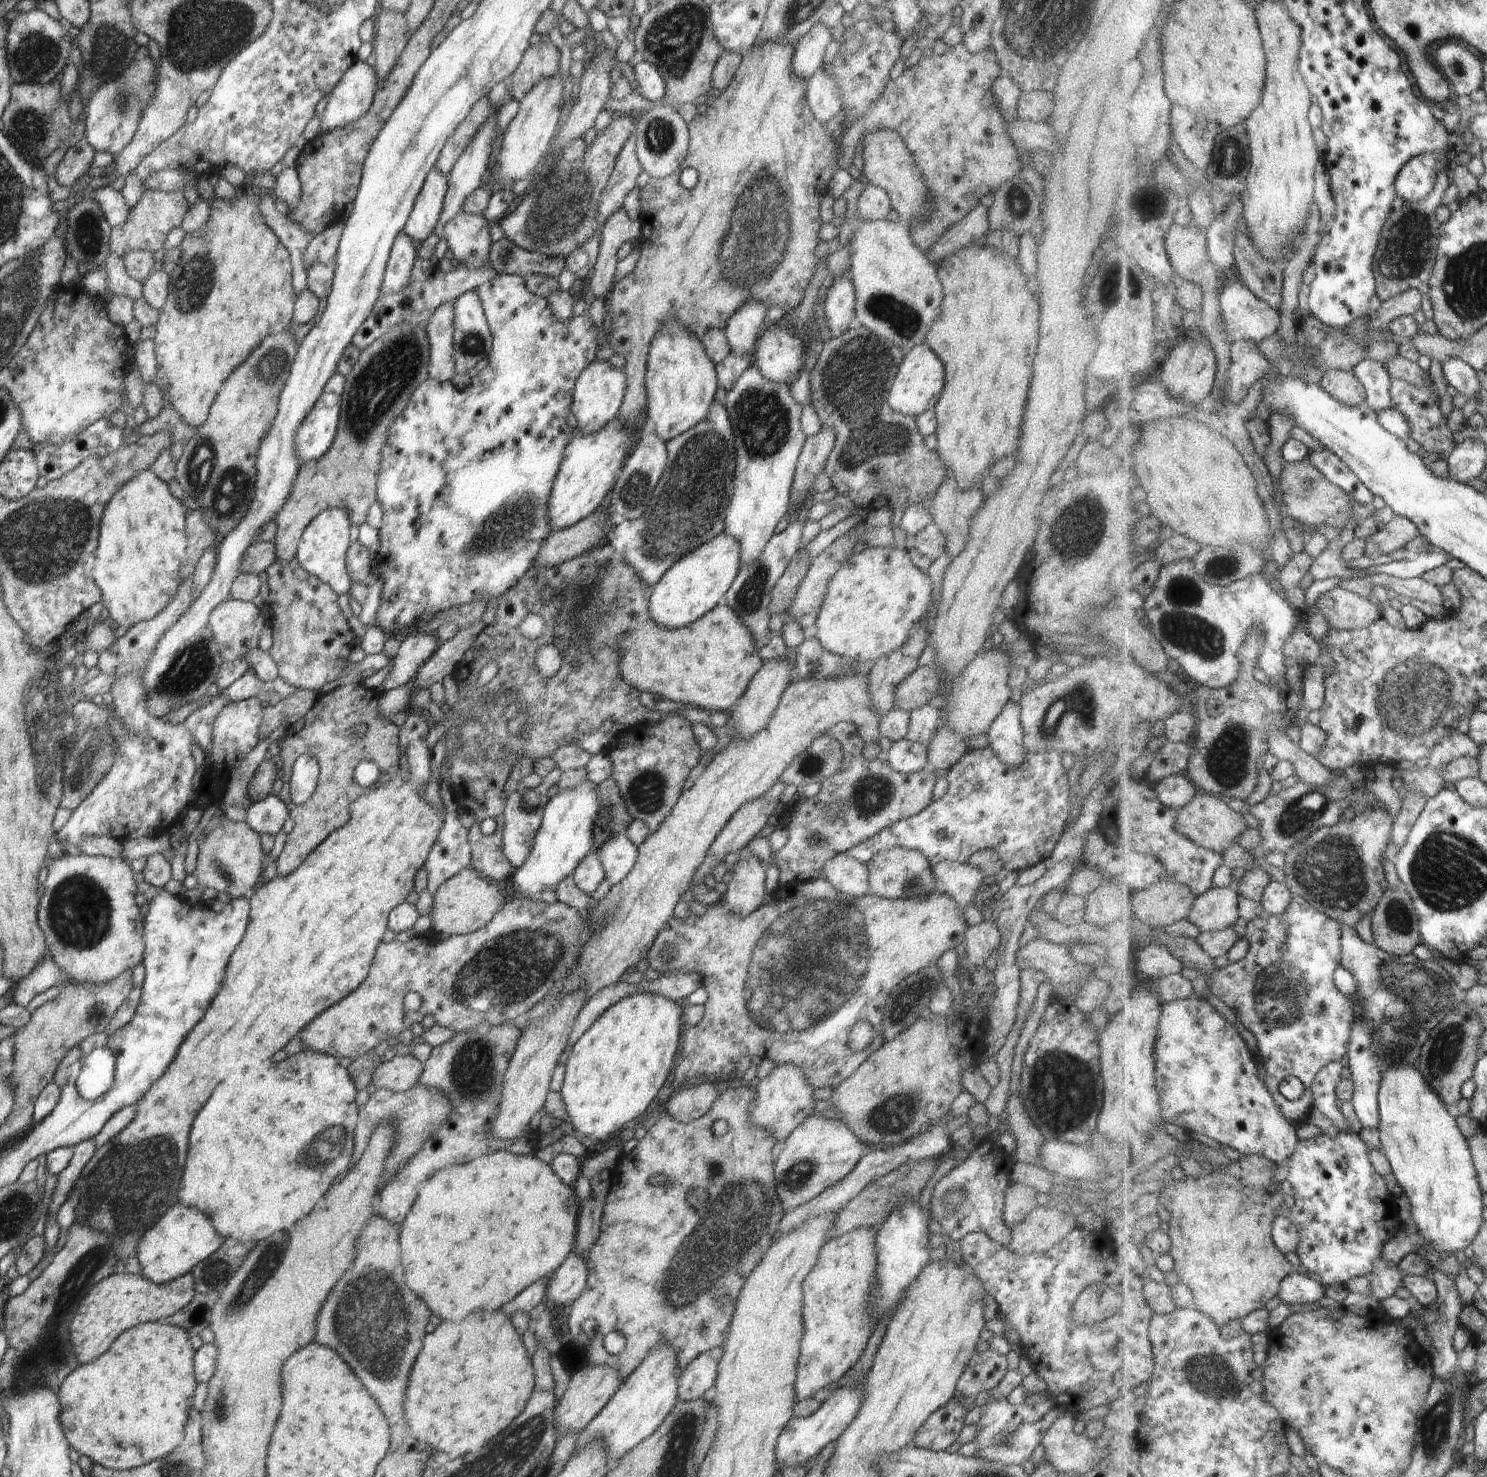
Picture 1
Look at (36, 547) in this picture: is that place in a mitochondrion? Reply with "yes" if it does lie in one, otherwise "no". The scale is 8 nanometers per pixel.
yes

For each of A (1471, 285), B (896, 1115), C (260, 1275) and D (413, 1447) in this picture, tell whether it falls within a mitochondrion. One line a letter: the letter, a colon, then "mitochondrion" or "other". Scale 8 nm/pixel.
A: mitochondrion
B: mitochondrion
C: mitochondrion
D: other

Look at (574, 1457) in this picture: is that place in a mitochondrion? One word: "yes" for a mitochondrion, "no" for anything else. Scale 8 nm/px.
no

